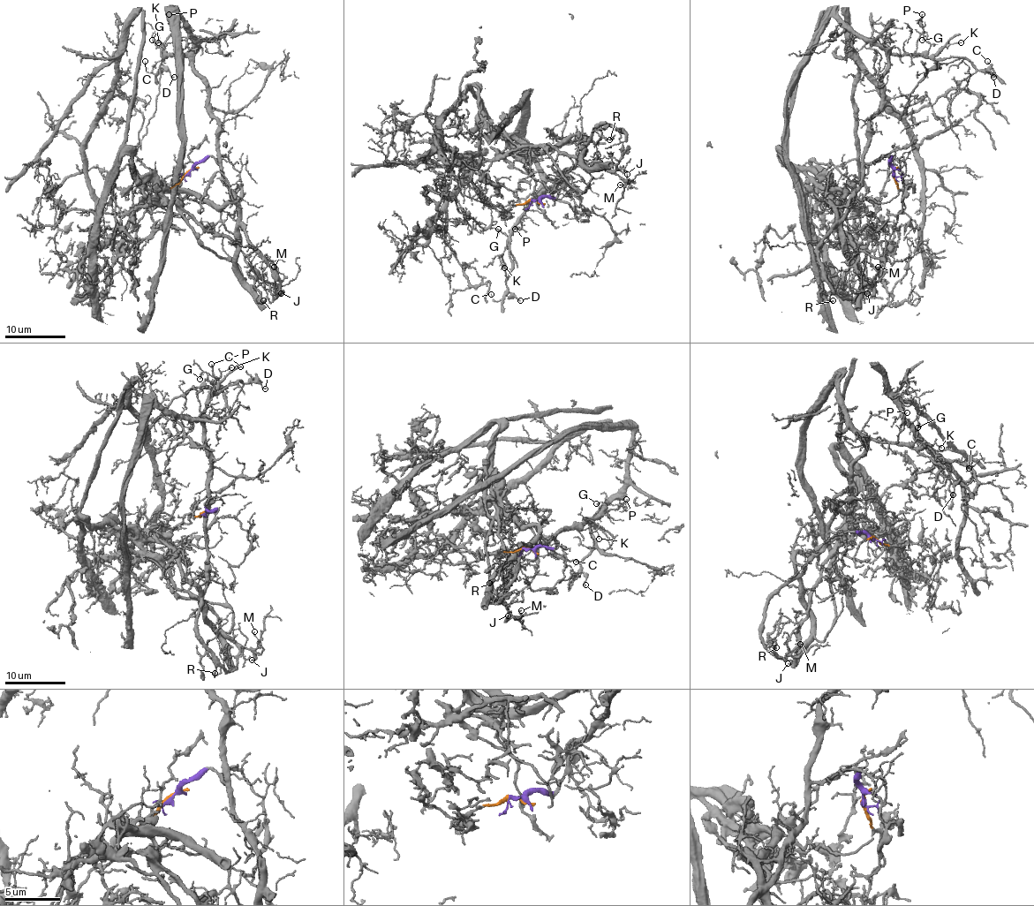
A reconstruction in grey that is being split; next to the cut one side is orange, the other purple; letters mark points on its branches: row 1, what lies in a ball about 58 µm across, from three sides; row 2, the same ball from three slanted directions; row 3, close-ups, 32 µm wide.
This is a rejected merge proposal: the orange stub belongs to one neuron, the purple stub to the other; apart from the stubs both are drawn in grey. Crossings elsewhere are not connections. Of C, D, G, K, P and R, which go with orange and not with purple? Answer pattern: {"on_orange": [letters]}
{"on_orange": ["R"]}

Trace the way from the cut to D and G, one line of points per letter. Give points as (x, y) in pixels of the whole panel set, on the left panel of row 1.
D: (188, 171), (210, 156), (219, 161), (217, 118), (208, 83), (190, 58), (164, 58), (160, 66), (173, 77)
G: (188, 171), (210, 156), (219, 162), (208, 83), (190, 58), (170, 56), (156, 33), (152, 41)

